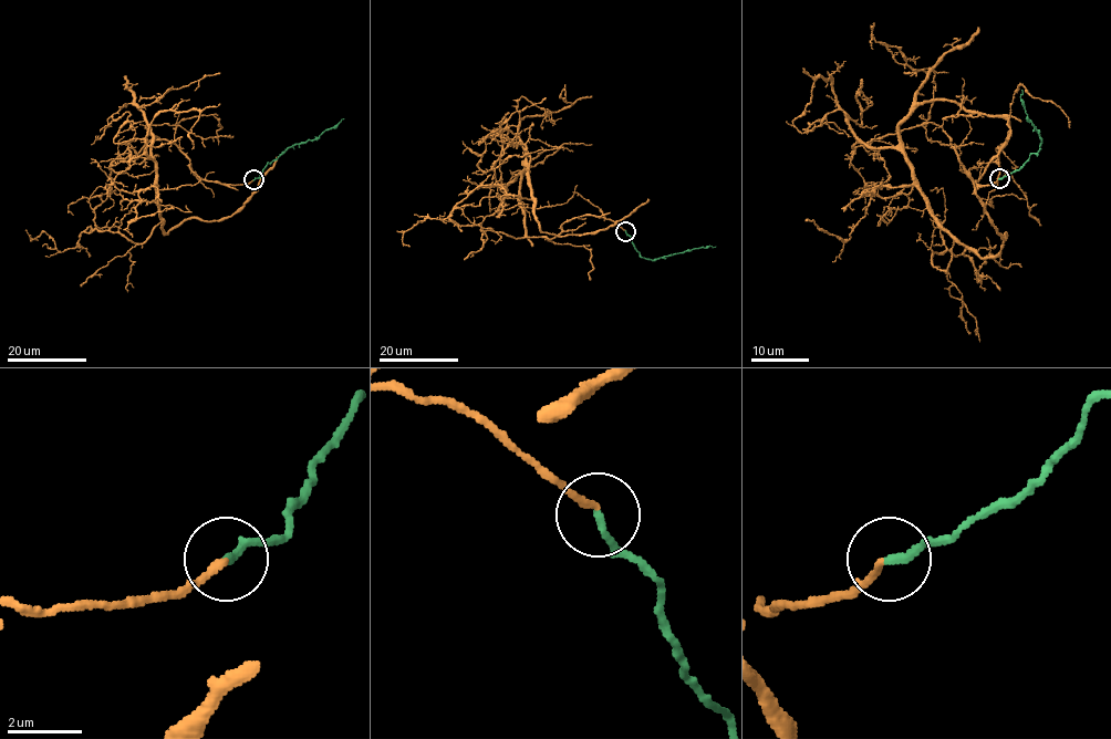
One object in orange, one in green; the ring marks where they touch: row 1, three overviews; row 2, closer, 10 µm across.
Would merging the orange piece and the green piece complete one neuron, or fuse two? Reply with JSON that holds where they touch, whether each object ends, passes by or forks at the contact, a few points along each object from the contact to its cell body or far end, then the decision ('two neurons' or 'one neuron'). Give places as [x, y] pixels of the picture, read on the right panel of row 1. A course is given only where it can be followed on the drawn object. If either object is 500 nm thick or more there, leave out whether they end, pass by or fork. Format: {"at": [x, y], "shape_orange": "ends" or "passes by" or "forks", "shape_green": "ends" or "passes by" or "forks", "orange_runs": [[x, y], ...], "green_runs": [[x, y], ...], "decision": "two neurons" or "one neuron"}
{"at": [999, 178], "shape_orange": "ends", "shape_green": "ends", "orange_runs": [[998, 178], [976, 184], [1004, 116], [923, 101], [901, 124], [952, 238], [932, 264], [1021, 267]], "green_runs": [[999, 178], [1017, 170], [1031, 154], [1039, 151], [1039, 134], [1028, 120], [1021, 90]], "decision": "one neuron"}

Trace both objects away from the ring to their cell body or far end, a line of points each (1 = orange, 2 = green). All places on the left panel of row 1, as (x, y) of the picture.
1: (253, 179), (201, 179), (148, 126), (161, 220), (151, 236), (95, 229), (59, 251), (43, 231), (38, 240)
2: (253, 179), (268, 163), (287, 148), (317, 138), (343, 118)

